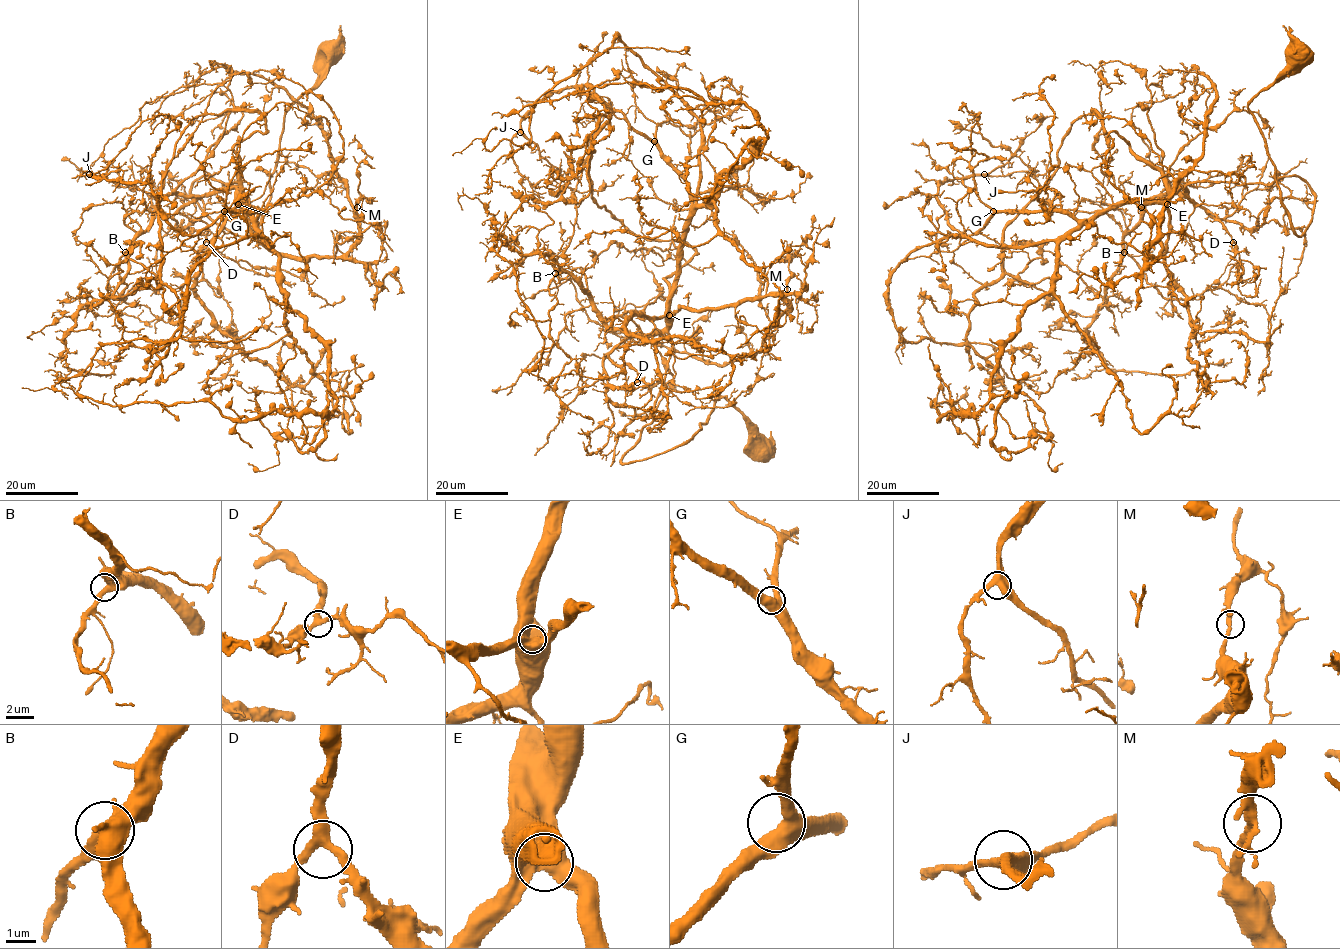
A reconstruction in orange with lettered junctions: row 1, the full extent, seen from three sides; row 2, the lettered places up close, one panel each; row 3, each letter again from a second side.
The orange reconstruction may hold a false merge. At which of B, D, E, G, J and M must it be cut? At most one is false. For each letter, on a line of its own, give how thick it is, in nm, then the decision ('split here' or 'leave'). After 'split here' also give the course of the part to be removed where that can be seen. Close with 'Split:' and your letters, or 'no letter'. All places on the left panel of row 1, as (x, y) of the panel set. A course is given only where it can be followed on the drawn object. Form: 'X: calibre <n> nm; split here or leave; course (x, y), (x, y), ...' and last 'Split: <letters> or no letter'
B: calibre 480 nm; leave
D: calibre 300 nm; leave
E: calibre 550 nm; leave
G: calibre 500 nm; leave
J: calibre 440 nm; leave
M: calibre 280 nm; leave
Split: no letter

